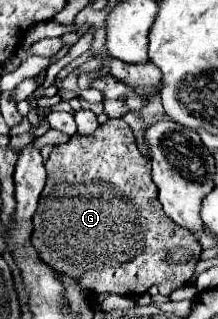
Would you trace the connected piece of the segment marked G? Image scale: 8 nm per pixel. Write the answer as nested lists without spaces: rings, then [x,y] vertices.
[[[110,119],[106,125],[100,125],[92,135],[72,135],[68,143],[64,145],[56,145],[46,161],[46,171],[48,171],[48,179],[46,179],[46,187],[44,191],[40,193],[40,203],[38,203],[38,209],[34,213],[34,233],[32,233],[32,245],[38,249],[38,255],[42,257],[42,261],[46,261],[48,265],[52,265],[58,273],[64,273],[76,281],[80,281],[82,289],[94,289],[94,293],[116,293],[116,295],[128,295],[128,297],[134,297],[134,295],[144,295],[148,293],[148,289],[152,285],[156,285],[160,289],[162,295],[170,295],[174,289],[178,287],[184,287],[192,275],[194,275],[194,267],[198,263],[198,257],[202,253],[202,247],[198,243],[198,239],[192,235],[192,233],[186,233],[186,229],[180,229],[170,217],[166,217],[162,213],[162,205],[158,201],[158,191],[156,191],[156,185],[150,177],[150,157],[142,155],[138,145],[136,145],[136,139],[134,139],[134,133],[132,129],[122,121],[122,119]]]

